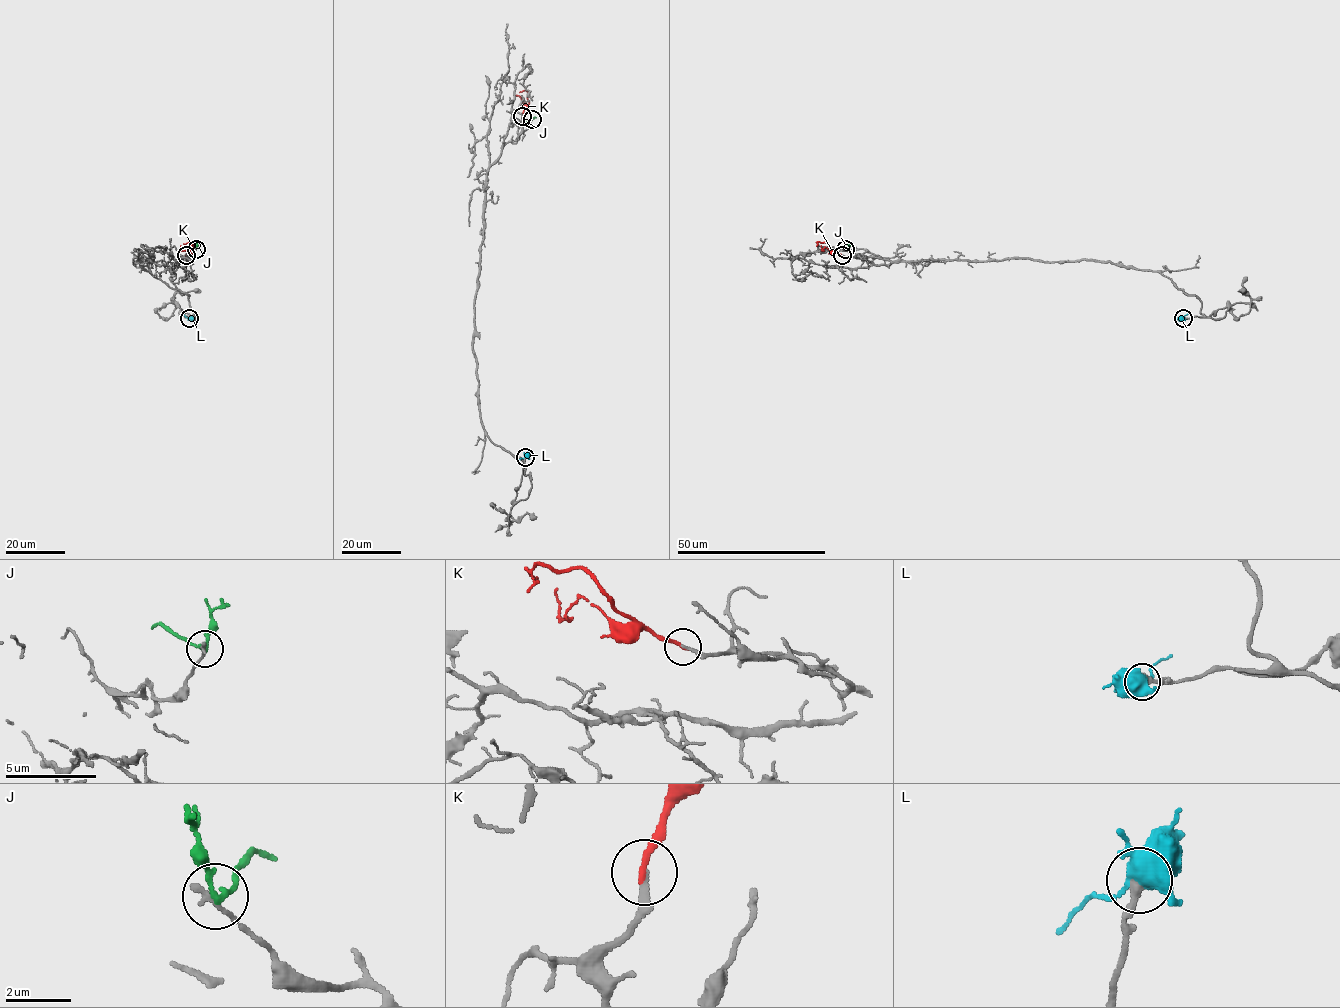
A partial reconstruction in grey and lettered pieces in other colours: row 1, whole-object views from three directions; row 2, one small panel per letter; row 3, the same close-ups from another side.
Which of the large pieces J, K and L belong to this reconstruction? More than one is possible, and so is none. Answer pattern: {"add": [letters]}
{"add": ["K"]}

